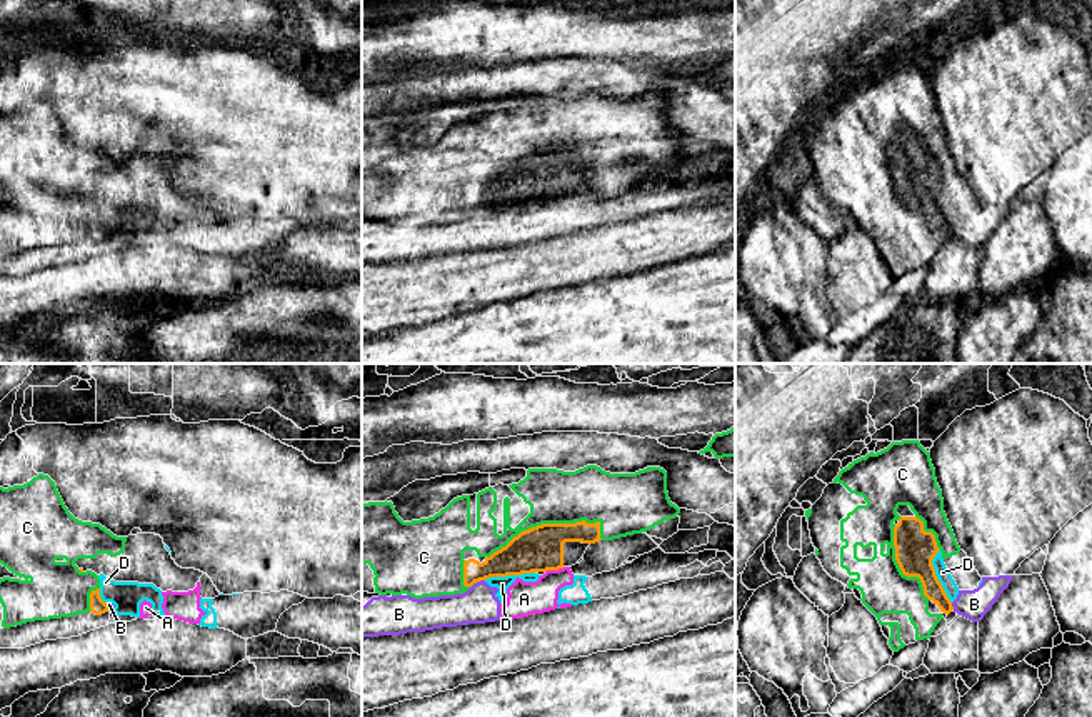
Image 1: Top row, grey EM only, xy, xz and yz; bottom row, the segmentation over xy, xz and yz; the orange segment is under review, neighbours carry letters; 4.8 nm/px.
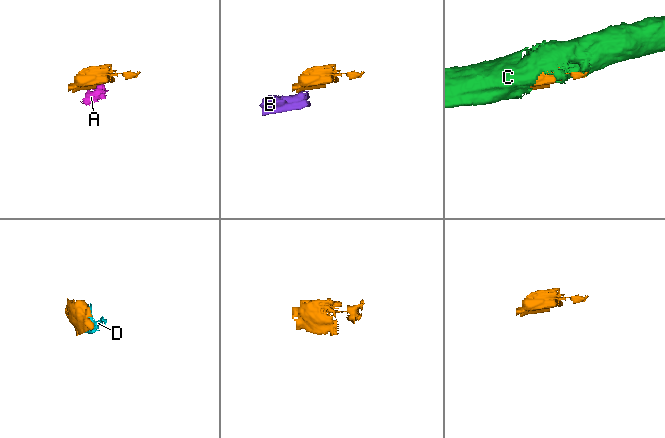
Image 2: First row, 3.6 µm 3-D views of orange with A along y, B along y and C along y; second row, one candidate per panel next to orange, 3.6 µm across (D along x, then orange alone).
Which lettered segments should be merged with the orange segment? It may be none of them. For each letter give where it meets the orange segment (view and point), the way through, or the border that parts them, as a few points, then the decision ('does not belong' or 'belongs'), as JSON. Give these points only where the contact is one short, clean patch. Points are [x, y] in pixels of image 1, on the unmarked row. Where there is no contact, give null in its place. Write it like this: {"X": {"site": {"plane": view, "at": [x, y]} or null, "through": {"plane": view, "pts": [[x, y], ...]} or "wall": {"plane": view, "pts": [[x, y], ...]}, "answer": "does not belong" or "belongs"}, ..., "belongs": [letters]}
{"A": {"site": {"plane": "xz", "at": [554, 195]}, "wall": {"plane": "xz", "pts": [[564, 194], [546, 199]]}, "answer": "does not belong"}, "B": {"site": {"plane": "xz", "at": [480, 205]}, "wall": {"plane": "xz", "pts": [[484, 205], [477, 209]]}, "answer": "does not belong"}, "C": {"site": {"plane": "xz", "at": [544, 150]}, "answer": "belongs"}, "D": {"site": {"plane": "yz", "at": [936, 202]}, "answer": "does not belong"}, "belongs": ["C"]}

